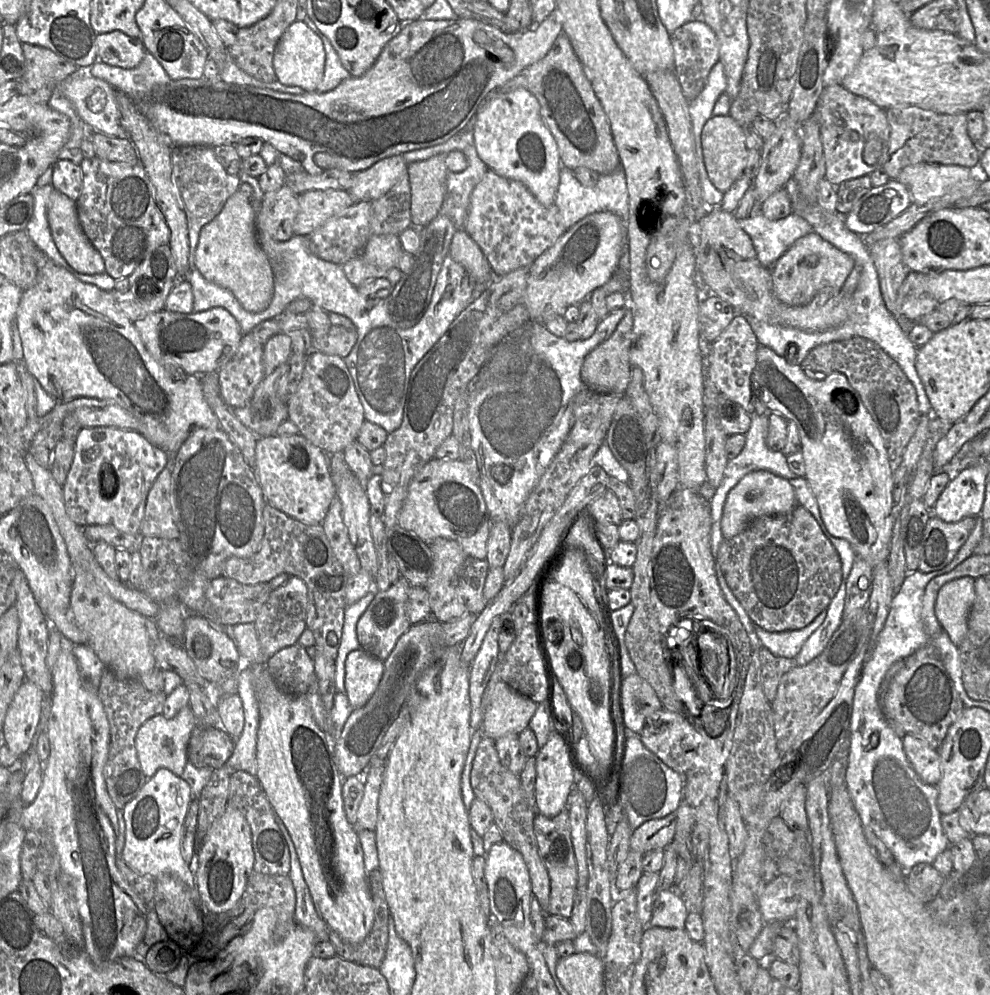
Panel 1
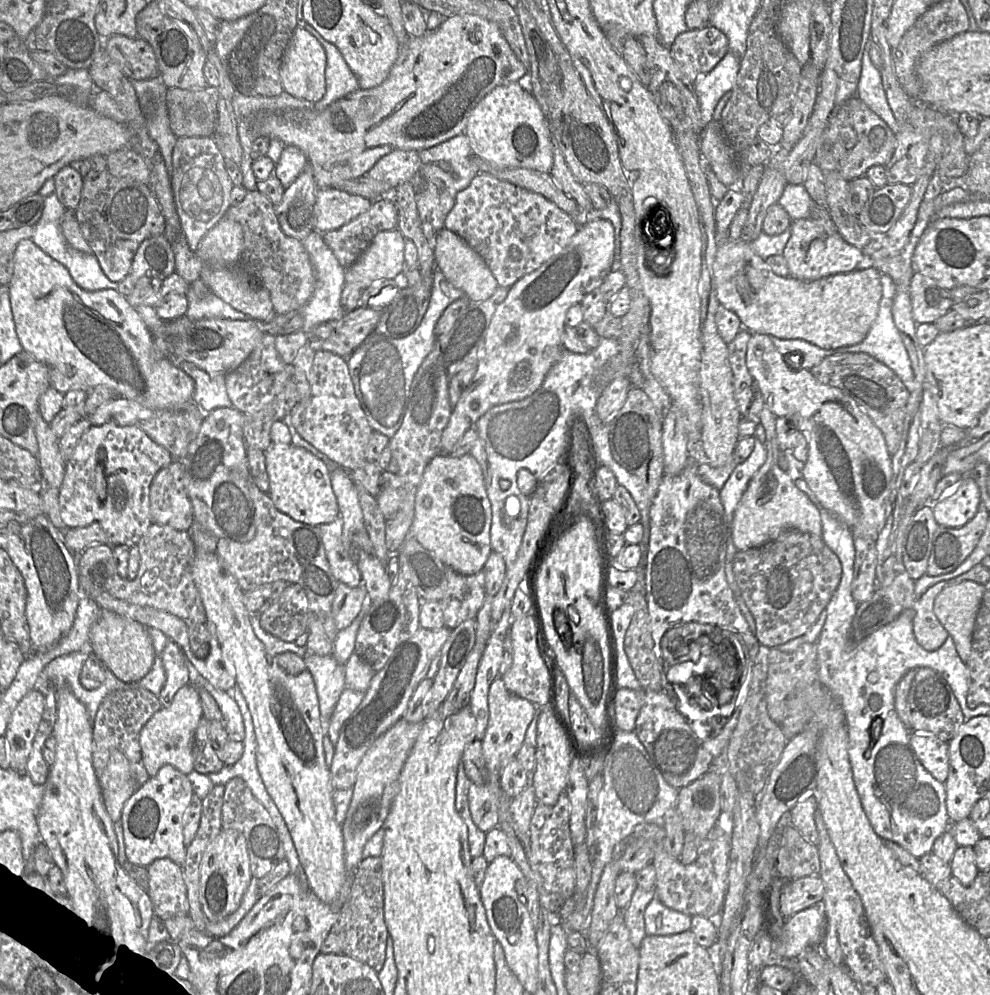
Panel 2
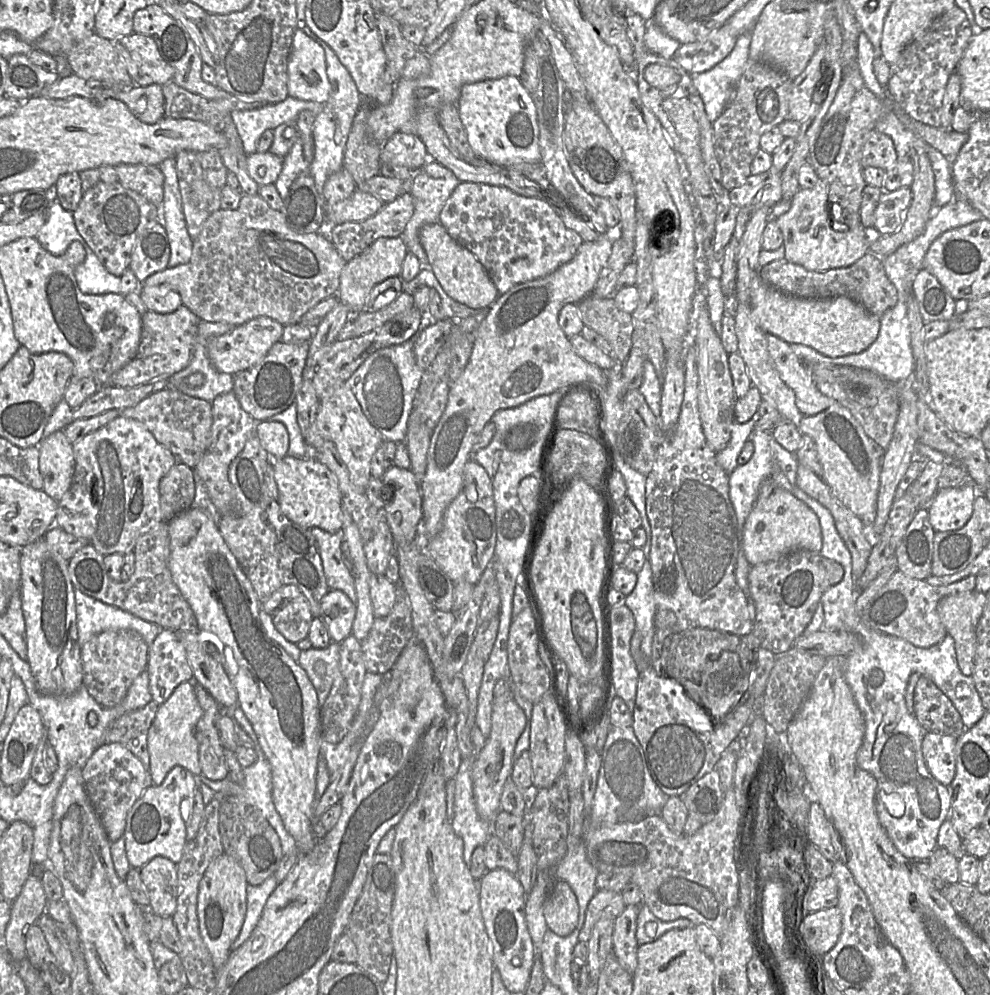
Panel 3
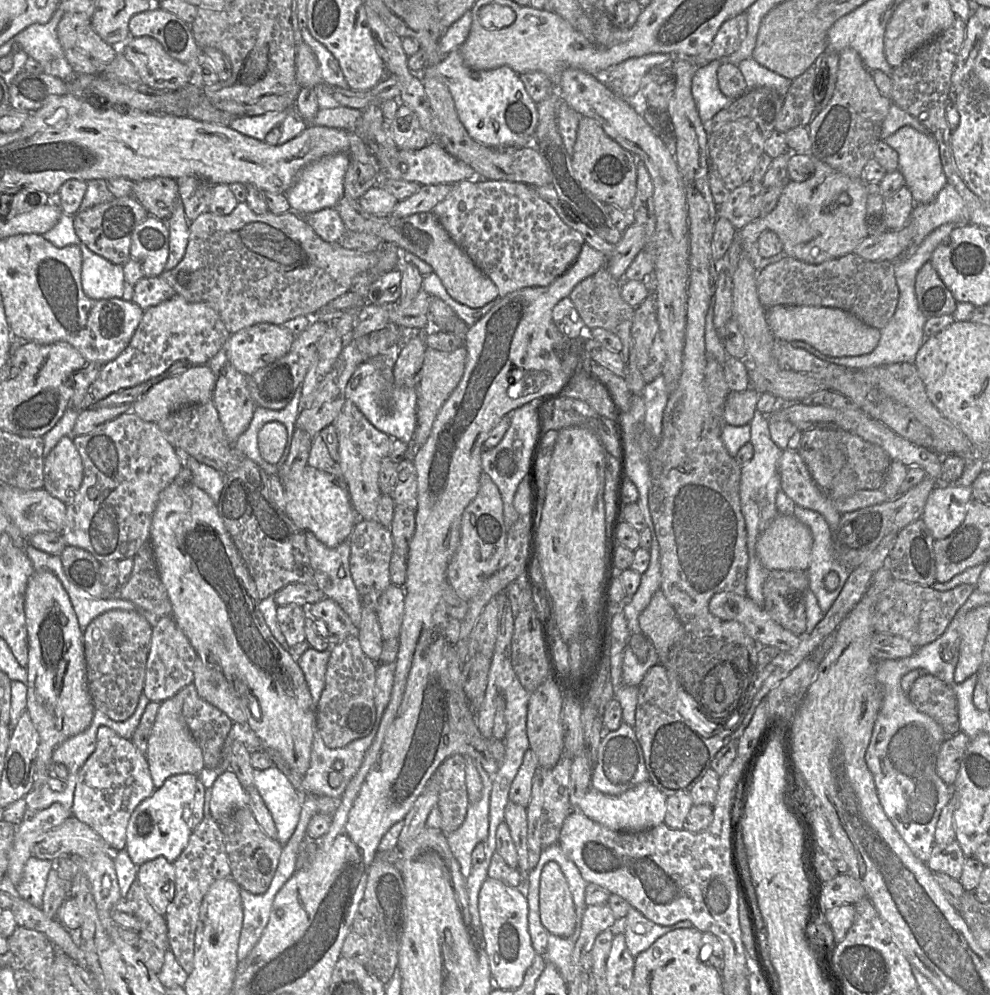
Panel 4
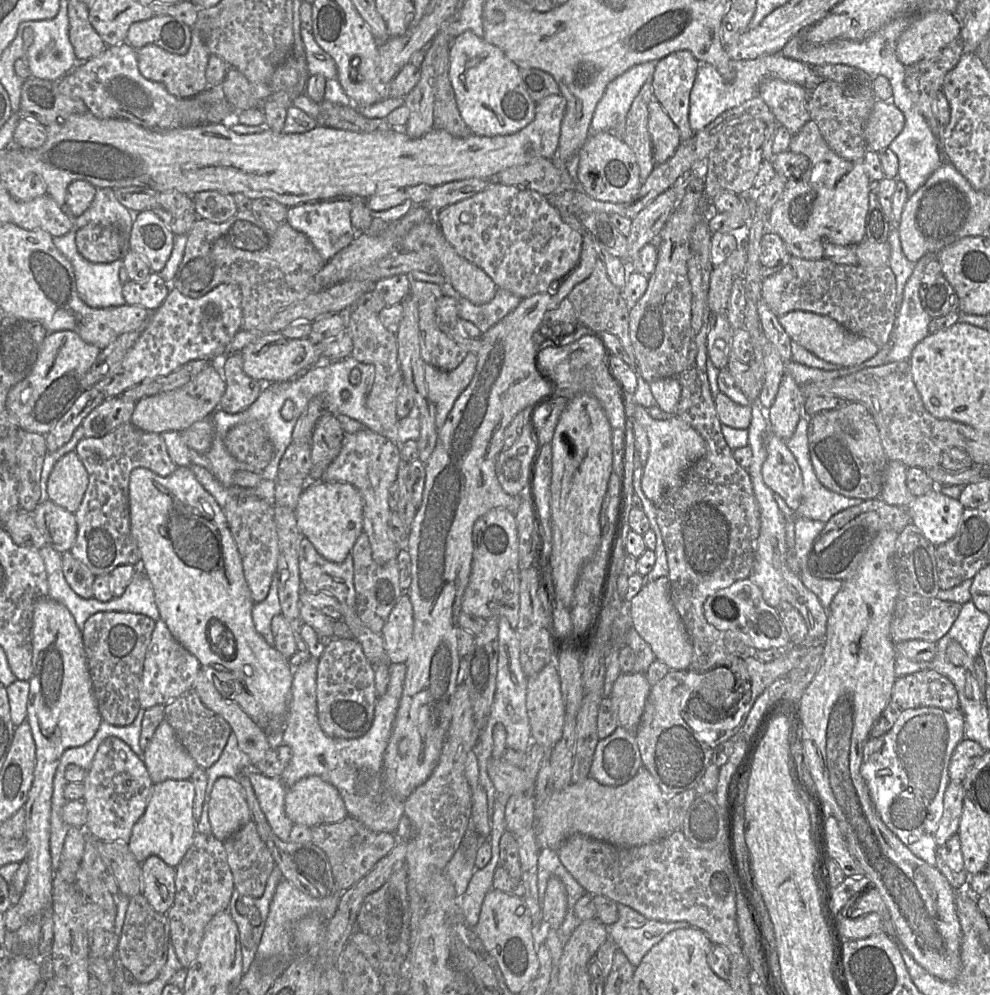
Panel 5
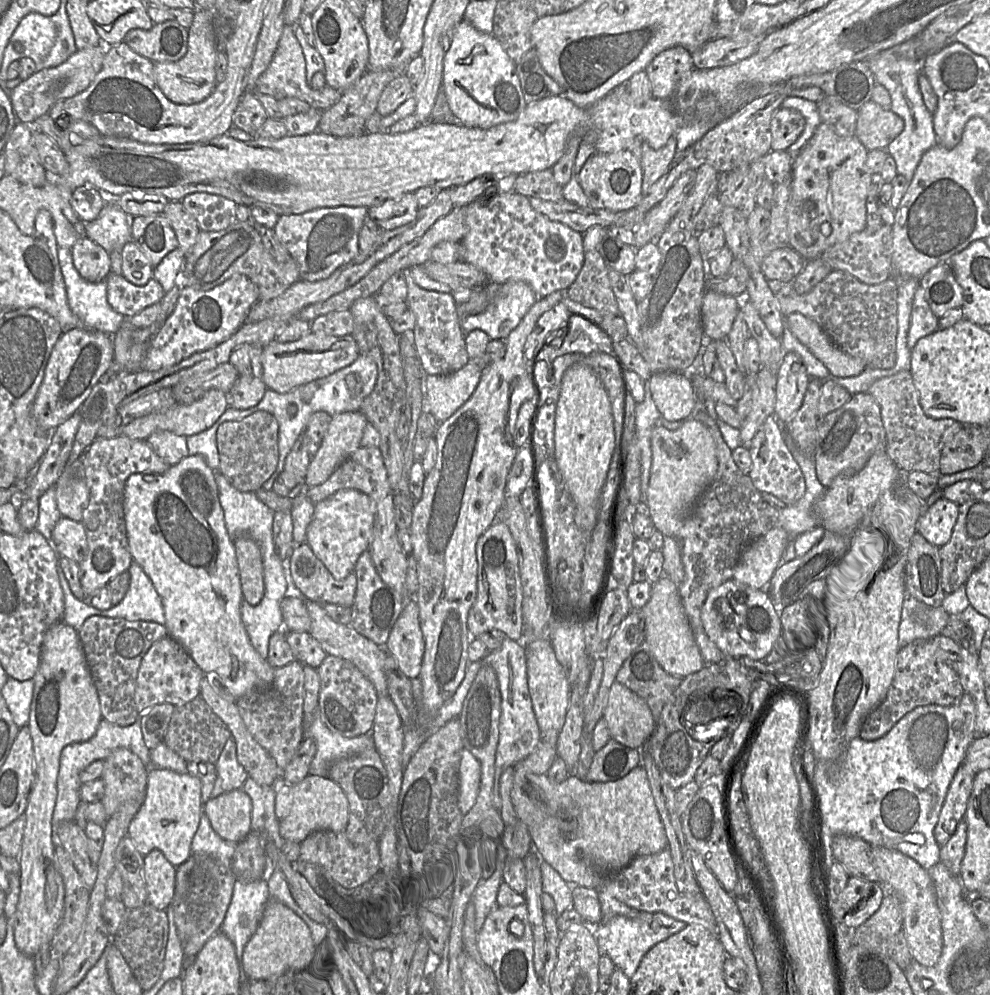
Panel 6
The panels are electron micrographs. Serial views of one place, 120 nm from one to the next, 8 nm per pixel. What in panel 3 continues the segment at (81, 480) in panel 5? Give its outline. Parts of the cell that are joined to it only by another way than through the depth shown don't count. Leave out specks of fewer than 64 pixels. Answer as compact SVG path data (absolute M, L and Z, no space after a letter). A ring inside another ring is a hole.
M58 430L42 439L38 448L43 491L58 502L72 483L75 468L73 444L63 430Z

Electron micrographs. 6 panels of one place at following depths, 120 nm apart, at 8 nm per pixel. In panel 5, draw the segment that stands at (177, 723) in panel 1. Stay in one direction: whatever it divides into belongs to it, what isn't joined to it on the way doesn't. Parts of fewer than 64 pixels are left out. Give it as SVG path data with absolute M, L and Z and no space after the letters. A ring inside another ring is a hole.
M166 720L157 727L143 761L154 784L168 779L187 780L198 767Z

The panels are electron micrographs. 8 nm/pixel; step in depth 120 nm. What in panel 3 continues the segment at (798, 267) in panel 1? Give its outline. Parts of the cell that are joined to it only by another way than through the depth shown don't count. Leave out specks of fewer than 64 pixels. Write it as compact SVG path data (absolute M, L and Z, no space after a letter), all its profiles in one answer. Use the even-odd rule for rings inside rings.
M819 179L813 188L800 188L791 198L790 209L775 220L783 236L784 258L807 270L819 272L848 267L869 252L870 241L866 236L864 226L853 227L847 231L833 229L829 214L828 188L822 179Z

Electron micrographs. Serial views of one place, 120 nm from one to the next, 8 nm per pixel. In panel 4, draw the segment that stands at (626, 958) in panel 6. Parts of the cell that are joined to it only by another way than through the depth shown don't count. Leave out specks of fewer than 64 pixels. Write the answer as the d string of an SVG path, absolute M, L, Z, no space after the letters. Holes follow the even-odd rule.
M631 907L625 918L616 919L611 929L614 936L617 933L624 933L626 946L630 954L635 958L643 951L646 951L657 939L664 934L679 928L691 928L692 923L681 921L670 926L658 925L647 919L637 909Z

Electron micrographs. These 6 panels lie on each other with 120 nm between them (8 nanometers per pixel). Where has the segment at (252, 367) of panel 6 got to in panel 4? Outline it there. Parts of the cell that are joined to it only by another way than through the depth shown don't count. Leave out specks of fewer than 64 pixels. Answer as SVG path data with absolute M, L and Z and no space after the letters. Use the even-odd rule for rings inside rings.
M227 363L217 378L212 403L225 437L232 445L247 430L256 408L248 389L247 376Z

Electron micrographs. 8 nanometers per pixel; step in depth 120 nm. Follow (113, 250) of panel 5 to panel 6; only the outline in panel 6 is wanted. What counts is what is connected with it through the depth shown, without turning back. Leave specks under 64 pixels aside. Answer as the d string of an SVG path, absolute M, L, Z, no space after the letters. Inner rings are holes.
M79 236L71 250L73 264L84 280L98 283L110 274L109 253L87 236Z

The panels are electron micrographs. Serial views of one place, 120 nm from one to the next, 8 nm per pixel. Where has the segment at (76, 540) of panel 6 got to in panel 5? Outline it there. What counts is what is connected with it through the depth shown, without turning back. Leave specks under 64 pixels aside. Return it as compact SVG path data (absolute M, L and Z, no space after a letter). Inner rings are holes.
M48 499L39 503L31 516L37 528L44 534L47 546L60 554L71 551L77 537L74 514Z

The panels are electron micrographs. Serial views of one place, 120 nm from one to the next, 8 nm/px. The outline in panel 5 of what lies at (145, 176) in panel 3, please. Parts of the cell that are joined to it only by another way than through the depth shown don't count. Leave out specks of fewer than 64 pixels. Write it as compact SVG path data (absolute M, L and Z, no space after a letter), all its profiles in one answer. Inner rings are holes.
M159 192L151 209L174 235L188 235L197 215L191 196L177 192Z

